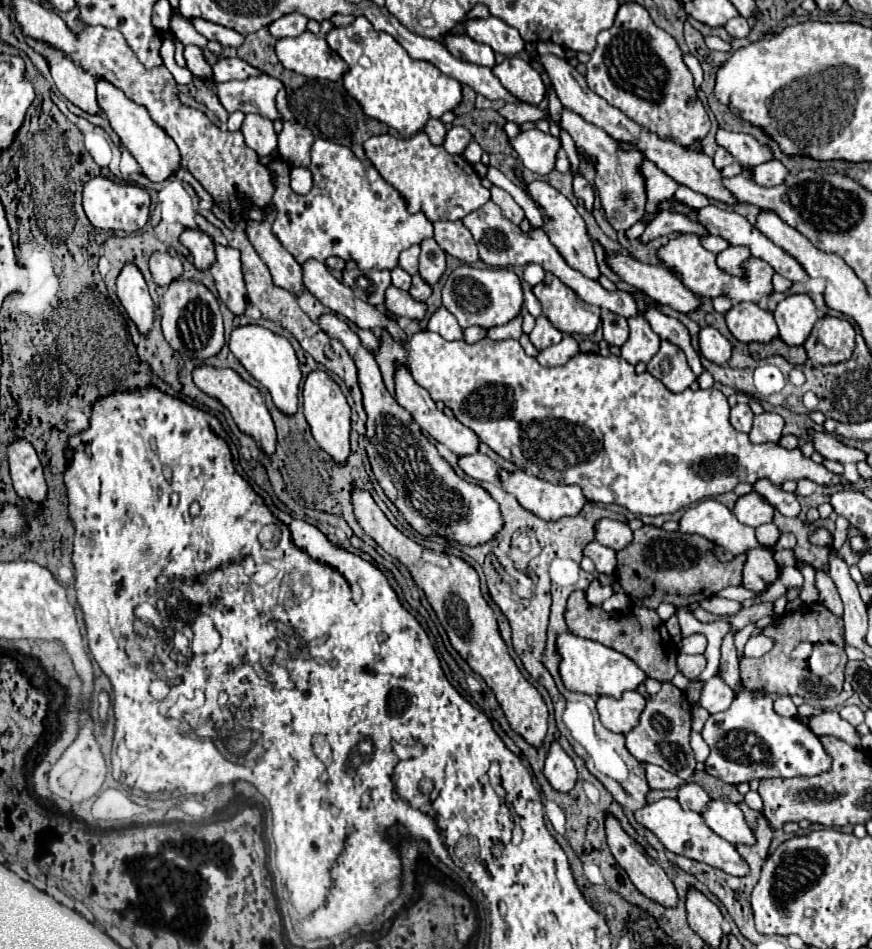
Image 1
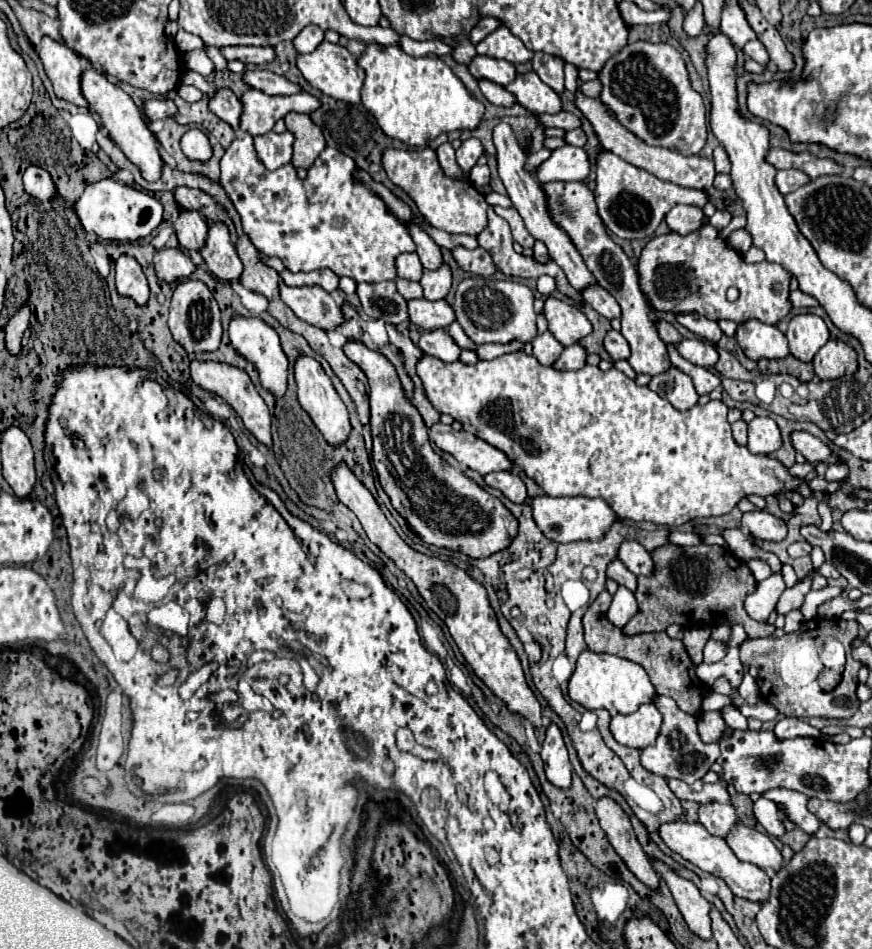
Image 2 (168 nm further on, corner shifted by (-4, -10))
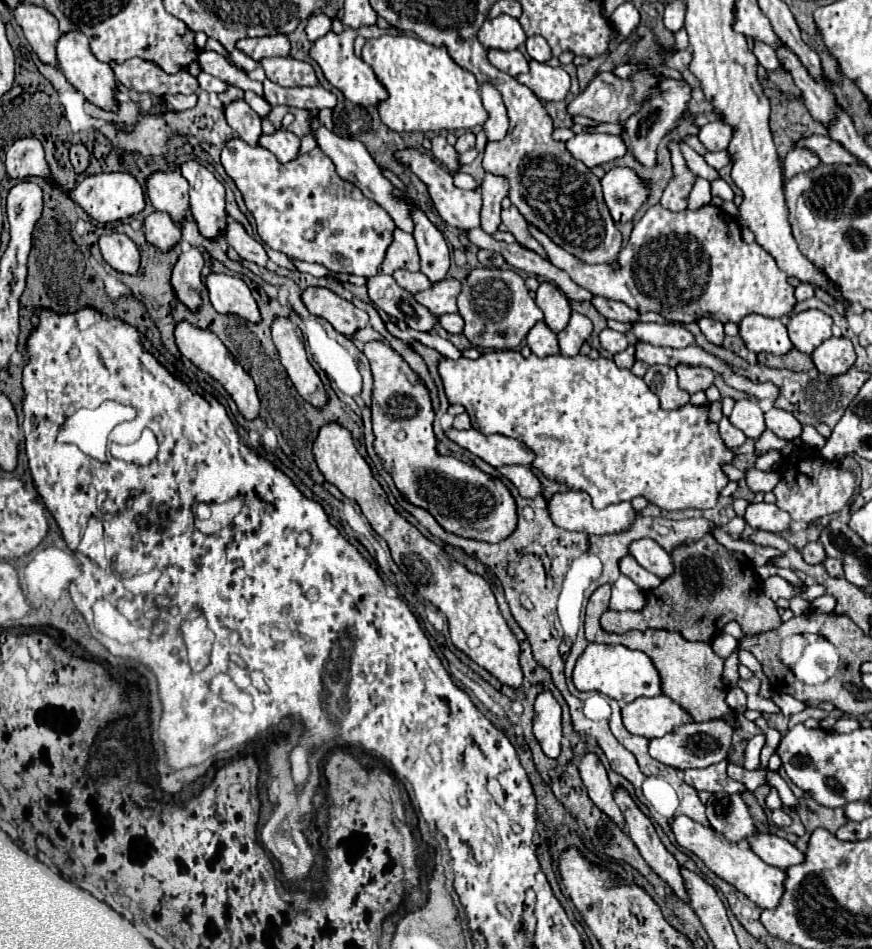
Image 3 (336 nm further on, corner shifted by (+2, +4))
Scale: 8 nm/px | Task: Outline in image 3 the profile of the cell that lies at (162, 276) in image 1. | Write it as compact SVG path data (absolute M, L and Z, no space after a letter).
M154 212L144 220L144 236L146 240L162 252L170 252L180 242L180 228L174 226L166 212Z

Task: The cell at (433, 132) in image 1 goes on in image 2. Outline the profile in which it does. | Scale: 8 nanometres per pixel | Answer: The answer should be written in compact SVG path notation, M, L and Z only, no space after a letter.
M450 142L442 144L442 146L436 150L436 154L438 154L438 160L440 160L440 168L442 168L442 172L444 172L448 178L456 178L456 180L468 178L468 172L460 170L460 166L456 164L454 148L452 148Z

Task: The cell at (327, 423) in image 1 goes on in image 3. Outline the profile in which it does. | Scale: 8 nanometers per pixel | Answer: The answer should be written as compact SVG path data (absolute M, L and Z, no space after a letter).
M276 318L272 324L272 340L298 394L314 408L324 408L328 404L328 394L318 372L308 360L302 330L288 318Z

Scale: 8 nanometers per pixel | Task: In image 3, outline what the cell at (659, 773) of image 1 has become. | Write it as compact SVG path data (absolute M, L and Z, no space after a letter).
M722 760L708 768L684 770L684 782L696 790L706 790L706 792L728 792L728 794L744 792L746 790L744 784L728 778L726 766L728 766L728 762Z

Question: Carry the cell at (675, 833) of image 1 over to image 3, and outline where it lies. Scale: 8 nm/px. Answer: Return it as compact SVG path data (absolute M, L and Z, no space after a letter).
M688 816L672 818L670 828L676 836L676 842L682 848L696 854L716 876L720 876L722 880L732 884L736 890L746 894L756 906L760 906L760 908L776 908L778 906L778 900L782 896L782 880L786 878L786 874L780 868L774 868L774 866L762 862L754 852L750 852L748 846L744 848L736 842L730 842L728 838L724 838L714 828L704 826L704 824L696 822Z

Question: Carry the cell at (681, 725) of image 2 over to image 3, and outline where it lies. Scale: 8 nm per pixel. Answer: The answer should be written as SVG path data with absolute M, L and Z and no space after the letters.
M716 718L708 722L686 722L674 728L670 734L662 738L652 738L648 744L648 754L672 768L688 770L688 768L706 768L716 764L718 760L726 760L732 754L732 724L728 718Z

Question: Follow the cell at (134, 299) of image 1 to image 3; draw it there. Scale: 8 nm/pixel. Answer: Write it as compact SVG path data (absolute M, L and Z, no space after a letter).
M114 232L114 234L106 234L100 238L98 242L100 246L100 252L104 256L104 260L116 270L116 272L124 272L124 274L138 274L138 266L140 266L140 254L138 254L138 248L136 244L120 234L120 232Z

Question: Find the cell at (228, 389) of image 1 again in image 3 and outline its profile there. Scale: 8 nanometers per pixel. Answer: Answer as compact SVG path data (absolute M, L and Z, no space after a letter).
M180 322L176 326L176 344L178 344L178 350L182 356L186 356L194 366L198 366L202 372L210 374L216 382L220 382L226 392L232 396L232 400L236 402L240 414L246 418L246 420L254 420L258 418L258 412L260 412L260 400L258 400L258 394L256 394L256 386L254 386L254 380L250 378L250 374L242 368L242 364L230 356L228 348L222 344L222 340L218 336L214 336L212 332L206 332L206 330L200 330L200 328L194 328L190 326L188 322Z

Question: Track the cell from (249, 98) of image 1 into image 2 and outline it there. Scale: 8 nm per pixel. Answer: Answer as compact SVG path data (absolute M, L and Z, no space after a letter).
M248 90L242 96L244 112L240 128L252 136L260 136L272 130L272 126L288 112L312 112L320 108L320 100L308 92L292 96L268 96L260 90Z

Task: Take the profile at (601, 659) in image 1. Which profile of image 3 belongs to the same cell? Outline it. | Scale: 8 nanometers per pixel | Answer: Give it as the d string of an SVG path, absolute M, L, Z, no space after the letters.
M588 644L572 670L572 682L580 692L596 690L604 696L614 698L620 704L628 704L640 696L658 696L660 690L660 676L654 668L652 660L638 650L630 650L622 644Z

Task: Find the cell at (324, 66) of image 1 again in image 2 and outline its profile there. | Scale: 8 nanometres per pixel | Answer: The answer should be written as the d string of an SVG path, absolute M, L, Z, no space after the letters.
M322 42L314 52L310 54L300 54L298 56L298 68L302 72L302 76L320 92L324 92L326 96L332 96L336 100L348 102L348 104L358 104L360 102L360 90L364 84L364 70L358 66L356 58L348 52L348 48L340 46L340 44L330 44L330 42Z

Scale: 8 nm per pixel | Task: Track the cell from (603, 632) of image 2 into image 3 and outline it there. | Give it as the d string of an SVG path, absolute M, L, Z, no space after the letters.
M602 584L600 588L596 588L588 600L586 618L584 618L584 634L586 634L588 642L622 644L622 646L628 646L632 650L640 650L646 656L650 656L658 674L660 674L660 680L662 680L662 694L666 694L682 710L686 710L694 722L722 718L730 712L730 708L724 704L724 696L728 692L728 688L722 682L724 660L714 654L714 650L708 642L690 642L680 632L652 630L652 628L648 628L644 632L632 630L626 634L606 632L600 626L600 616L604 614L604 610L608 610L608 600L610 600L610 584Z

